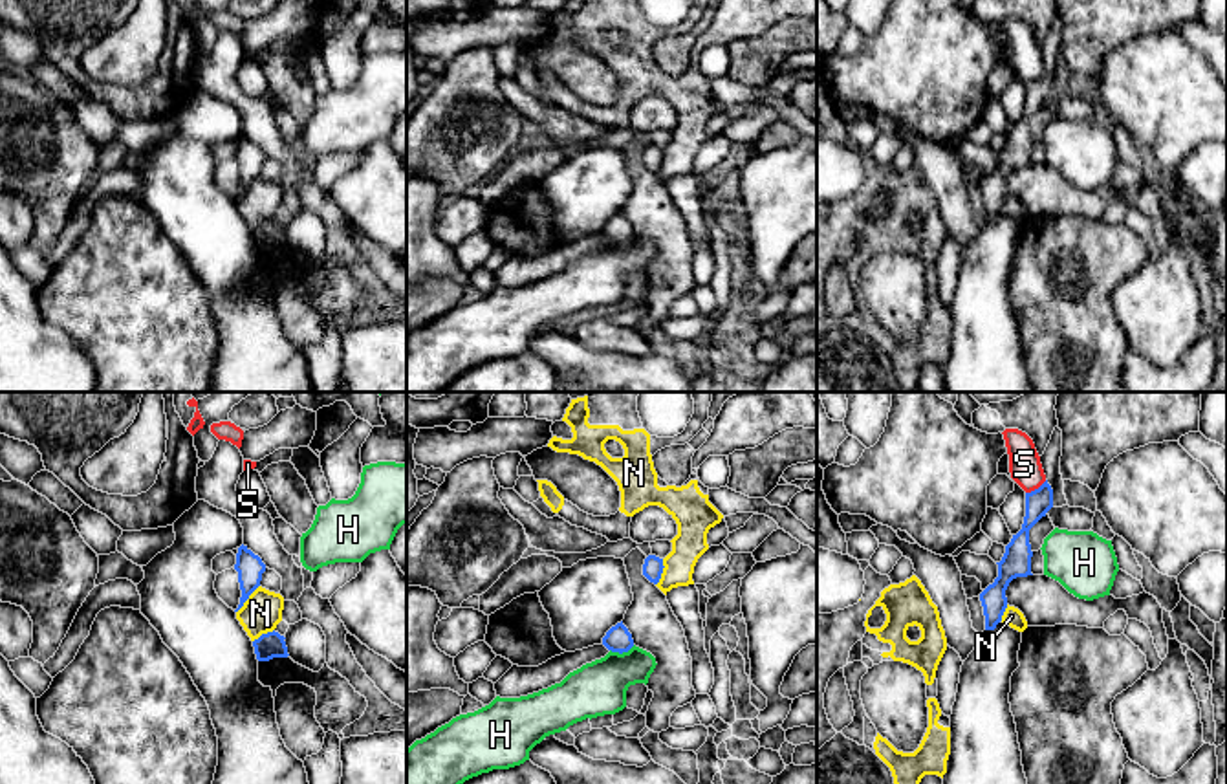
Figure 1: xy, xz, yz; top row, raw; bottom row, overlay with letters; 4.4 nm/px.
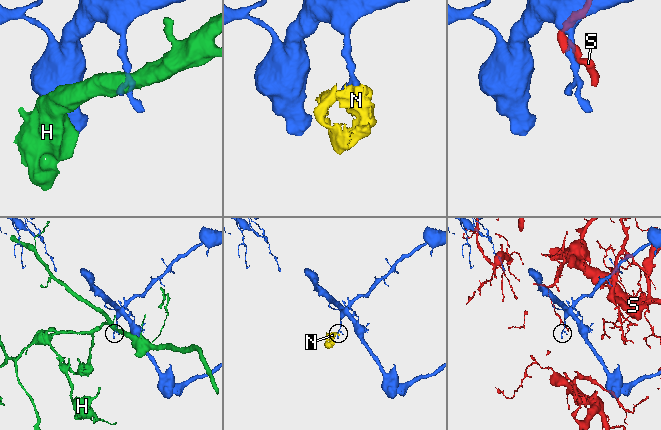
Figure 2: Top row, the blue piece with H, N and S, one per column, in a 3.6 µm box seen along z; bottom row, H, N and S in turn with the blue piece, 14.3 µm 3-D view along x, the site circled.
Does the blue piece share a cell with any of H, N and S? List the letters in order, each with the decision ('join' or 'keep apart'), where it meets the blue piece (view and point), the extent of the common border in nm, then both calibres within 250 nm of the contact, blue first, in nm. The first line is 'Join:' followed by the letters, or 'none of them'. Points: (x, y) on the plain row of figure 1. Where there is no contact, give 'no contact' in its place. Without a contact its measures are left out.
Join: none of them
H: keep apart; contact xz (621, 242); length 110 nm; calibres 110 and 240 nm
N: keep apart; contact xy (248, 187); length 160 nm; calibres 120 and 170 nm
S: keep apart; contact yz (1035, 79); length 110 nm; calibres 110 and 140 nm

